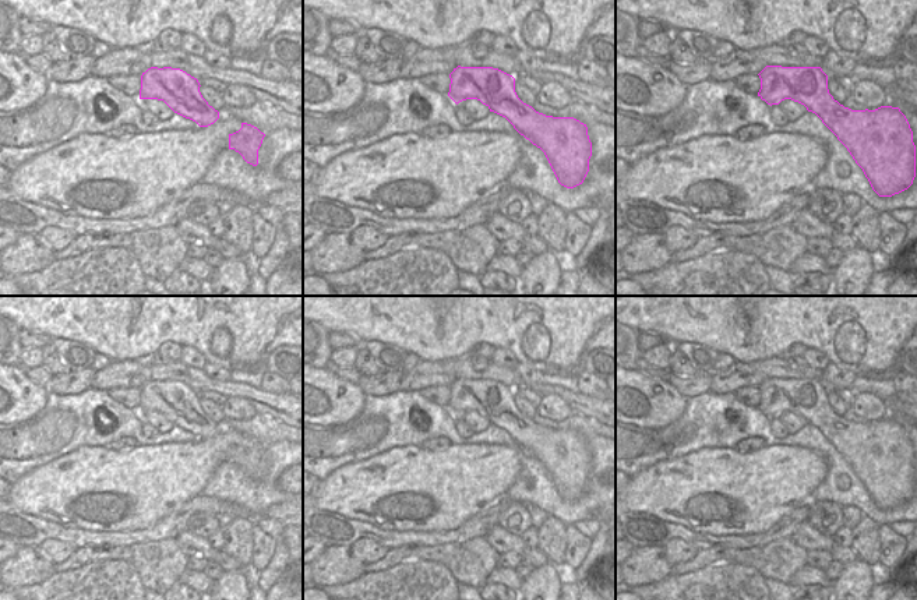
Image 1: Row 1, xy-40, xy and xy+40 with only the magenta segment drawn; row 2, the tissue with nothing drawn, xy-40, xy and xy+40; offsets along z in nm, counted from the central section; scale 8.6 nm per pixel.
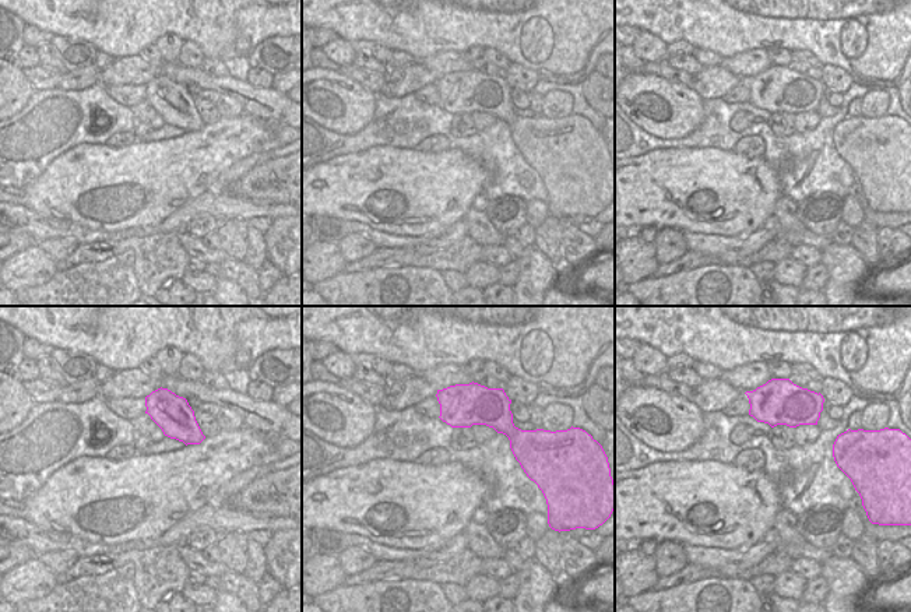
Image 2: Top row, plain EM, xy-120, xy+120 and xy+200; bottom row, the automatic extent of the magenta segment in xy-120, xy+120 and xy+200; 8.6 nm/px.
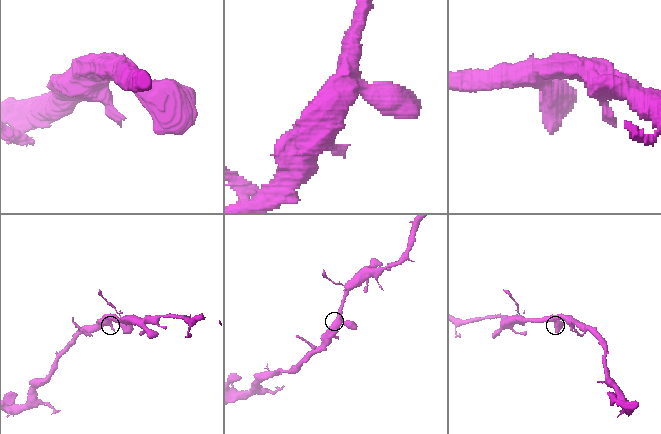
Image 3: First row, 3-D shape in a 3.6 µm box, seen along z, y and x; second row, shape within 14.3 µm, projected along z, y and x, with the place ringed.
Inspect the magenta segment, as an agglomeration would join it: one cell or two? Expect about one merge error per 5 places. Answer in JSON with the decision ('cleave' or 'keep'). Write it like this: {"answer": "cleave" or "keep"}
{"answer": "keep"}

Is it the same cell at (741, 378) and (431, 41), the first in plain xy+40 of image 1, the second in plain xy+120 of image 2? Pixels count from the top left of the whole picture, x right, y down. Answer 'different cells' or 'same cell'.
different cells

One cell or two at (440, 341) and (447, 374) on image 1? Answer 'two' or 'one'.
two

